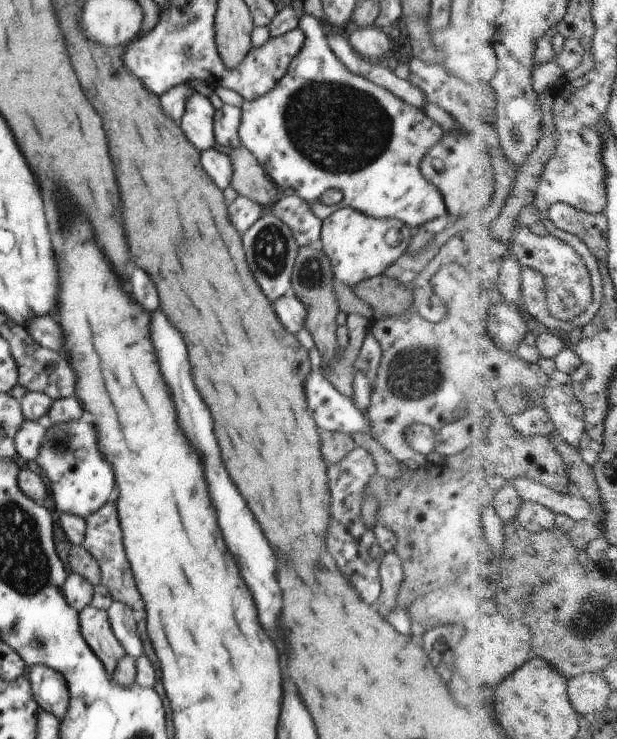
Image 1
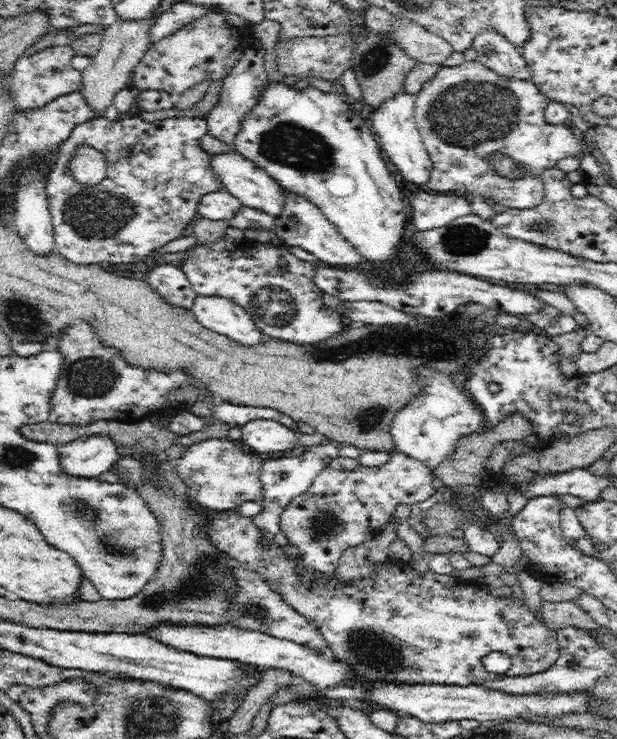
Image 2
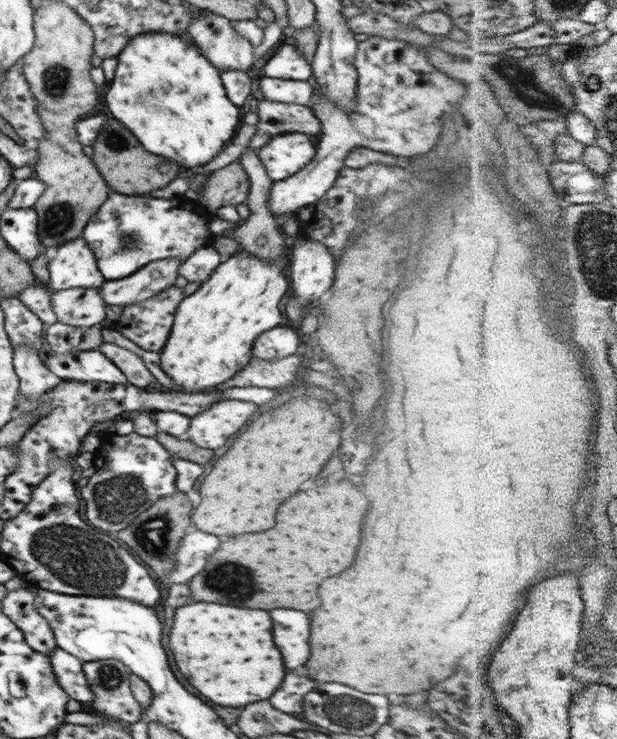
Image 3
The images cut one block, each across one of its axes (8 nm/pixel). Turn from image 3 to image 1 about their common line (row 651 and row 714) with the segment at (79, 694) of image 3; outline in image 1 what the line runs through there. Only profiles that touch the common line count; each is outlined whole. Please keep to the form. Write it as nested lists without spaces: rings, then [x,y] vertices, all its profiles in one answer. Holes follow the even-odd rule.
[[[41,663],[29,664],[26,676],[37,704],[62,722],[70,706],[70,692],[64,676]]]

